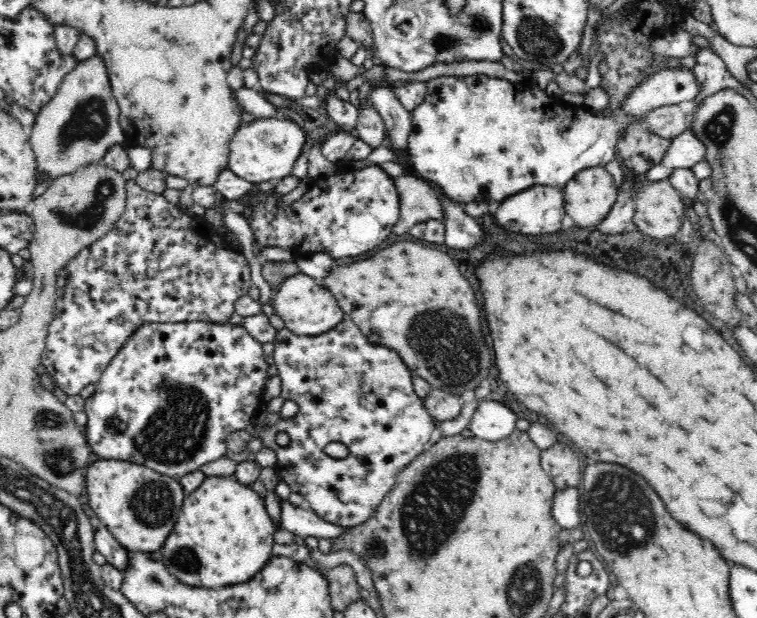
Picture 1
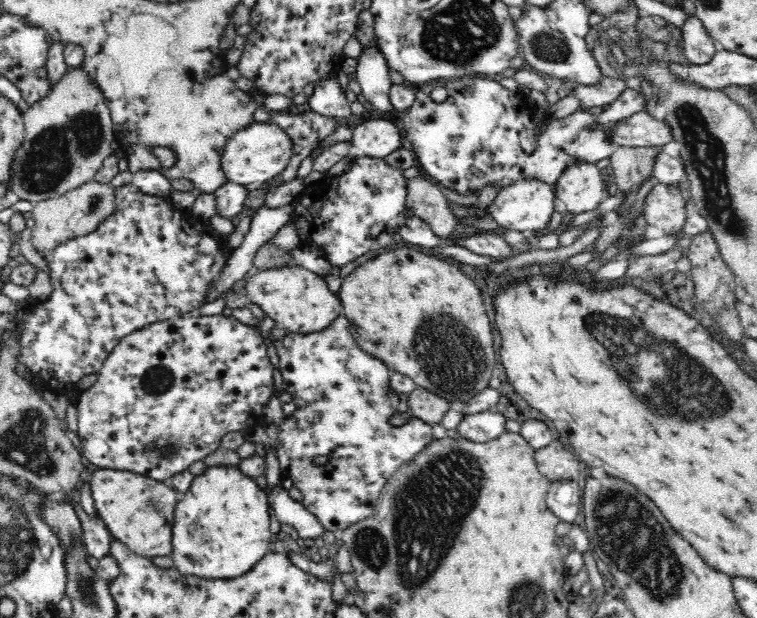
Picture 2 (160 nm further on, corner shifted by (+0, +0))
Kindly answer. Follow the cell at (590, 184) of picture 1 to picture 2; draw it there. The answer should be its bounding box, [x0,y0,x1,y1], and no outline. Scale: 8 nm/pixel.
[553,161,607,215]

